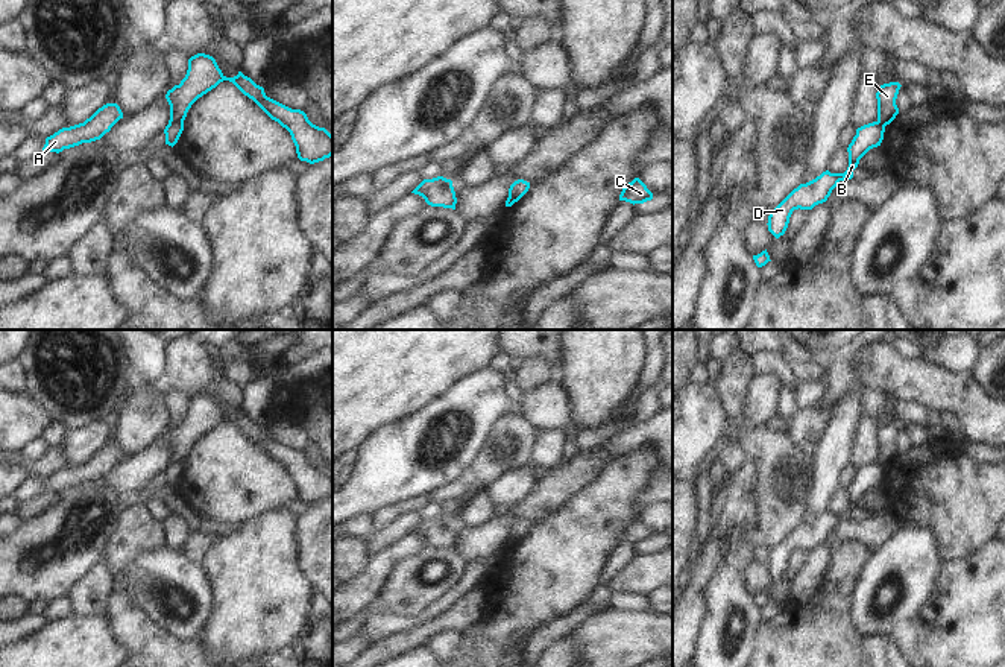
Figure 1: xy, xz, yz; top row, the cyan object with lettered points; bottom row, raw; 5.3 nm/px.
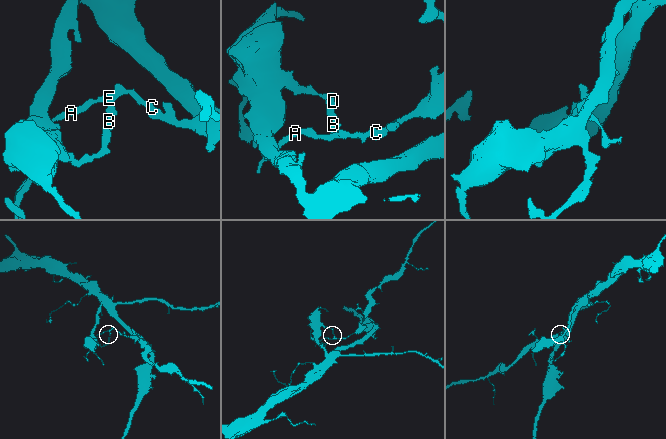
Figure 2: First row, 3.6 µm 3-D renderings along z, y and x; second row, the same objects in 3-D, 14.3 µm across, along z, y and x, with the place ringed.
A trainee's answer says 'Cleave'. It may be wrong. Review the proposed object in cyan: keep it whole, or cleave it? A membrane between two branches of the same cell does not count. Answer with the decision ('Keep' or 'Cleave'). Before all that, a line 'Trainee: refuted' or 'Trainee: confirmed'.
Trainee: confirmed
Cleave.

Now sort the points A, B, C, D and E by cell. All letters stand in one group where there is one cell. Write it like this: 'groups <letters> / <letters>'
groups A C E / B D

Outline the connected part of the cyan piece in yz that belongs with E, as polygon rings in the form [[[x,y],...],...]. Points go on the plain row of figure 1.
[[[890,422],[879,427],[876,433],[877,439],[877,463],[882,466],[890,465],[899,454],[896,439],[900,430],[899,422]]]

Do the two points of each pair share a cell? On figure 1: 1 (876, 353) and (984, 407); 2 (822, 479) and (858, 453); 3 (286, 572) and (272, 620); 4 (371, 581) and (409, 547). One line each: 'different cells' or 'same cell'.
1: same cell
2: different cells
3: same cell
4: same cell

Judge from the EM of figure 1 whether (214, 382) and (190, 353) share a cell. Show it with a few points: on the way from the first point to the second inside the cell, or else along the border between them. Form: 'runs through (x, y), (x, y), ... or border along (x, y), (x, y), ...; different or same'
runs through (207, 374), (193, 360); same

